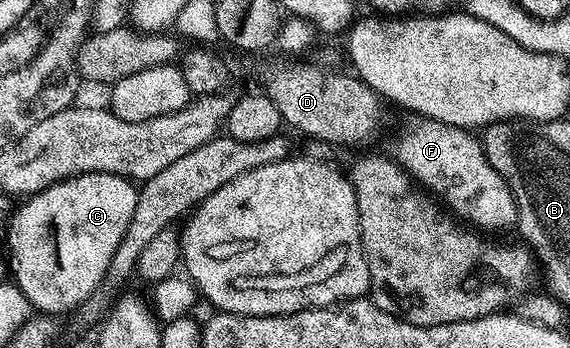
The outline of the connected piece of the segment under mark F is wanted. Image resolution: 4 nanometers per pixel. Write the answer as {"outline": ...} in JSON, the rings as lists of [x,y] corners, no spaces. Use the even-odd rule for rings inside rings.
{"outline":[[[415,116],[395,138],[394,161],[424,191],[430,192],[456,219],[483,230],[507,230],[516,225],[517,208],[513,192],[489,164],[482,141],[470,129],[441,124],[432,118]]]}

